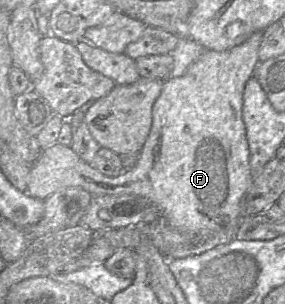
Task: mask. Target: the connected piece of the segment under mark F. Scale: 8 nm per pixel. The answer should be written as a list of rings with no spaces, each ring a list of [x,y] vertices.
[[[262,32],[253,33],[245,42],[225,51],[204,50],[200,57],[179,77],[164,81],[160,96],[152,108],[152,125],[136,164],[117,177],[108,177],[83,161],[72,149],[56,143],[41,151],[27,178],[27,193],[46,200],[55,192],[80,187],[92,196],[132,194],[147,197],[160,209],[161,219],[170,227],[196,233],[218,231],[235,226],[244,215],[243,198],[253,176],[250,151],[242,117],[246,82],[255,74]]]

